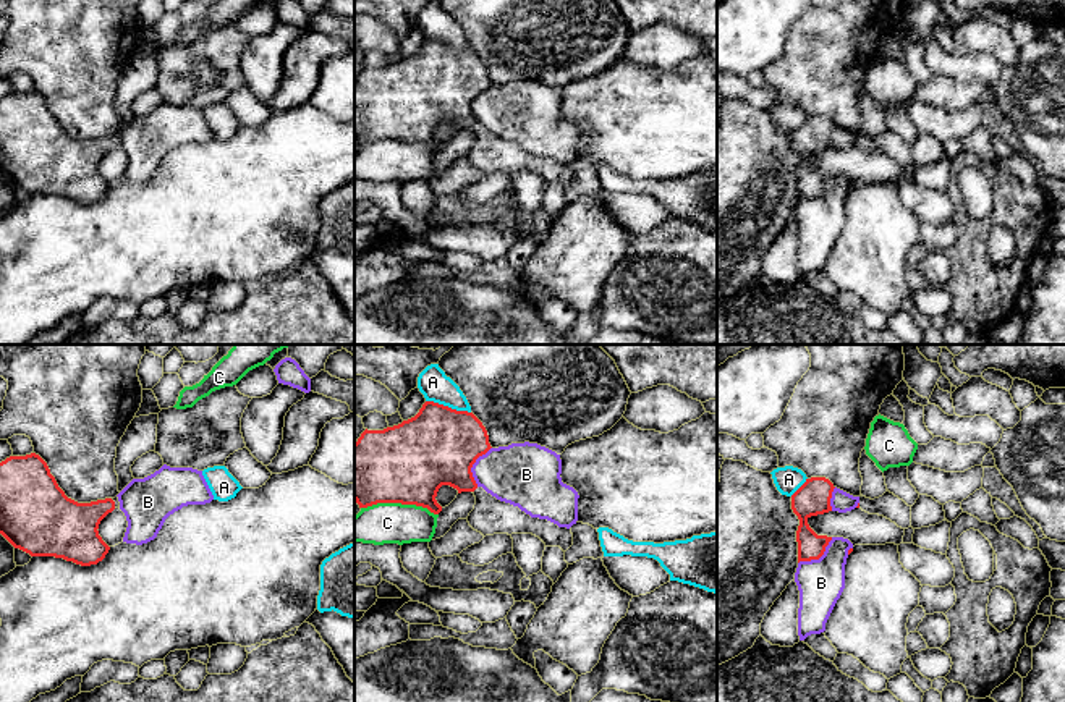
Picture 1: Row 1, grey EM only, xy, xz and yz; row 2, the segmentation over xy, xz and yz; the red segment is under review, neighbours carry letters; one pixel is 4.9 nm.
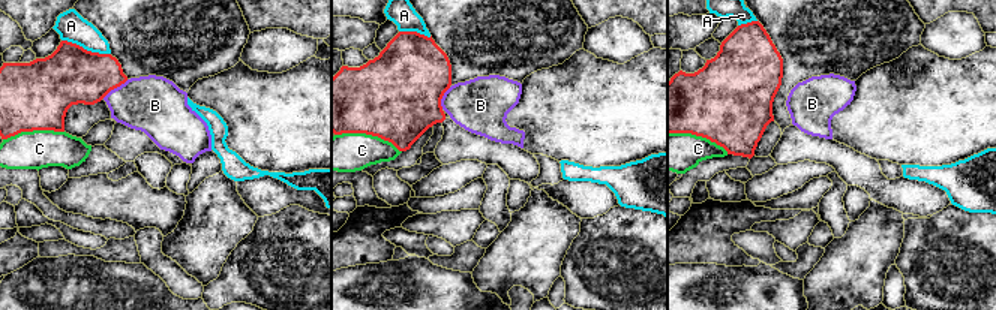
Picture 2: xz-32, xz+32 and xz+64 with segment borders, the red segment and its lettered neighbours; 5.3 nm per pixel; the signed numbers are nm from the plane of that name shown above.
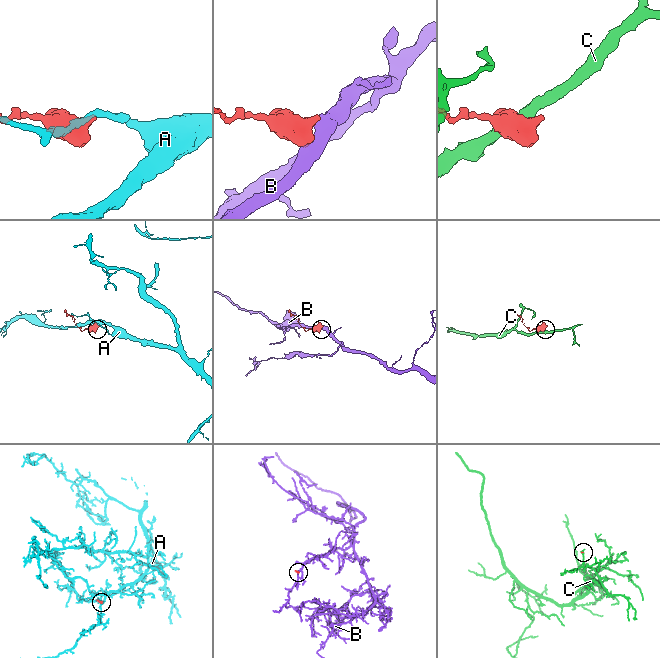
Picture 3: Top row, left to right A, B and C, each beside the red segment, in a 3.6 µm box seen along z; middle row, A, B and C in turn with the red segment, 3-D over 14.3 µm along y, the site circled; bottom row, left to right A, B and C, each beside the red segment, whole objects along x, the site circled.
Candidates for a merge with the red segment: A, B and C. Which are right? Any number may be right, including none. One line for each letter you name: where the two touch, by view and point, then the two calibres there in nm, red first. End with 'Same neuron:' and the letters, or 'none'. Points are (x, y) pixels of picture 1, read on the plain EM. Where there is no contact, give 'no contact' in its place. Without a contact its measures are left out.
Same neuron: none

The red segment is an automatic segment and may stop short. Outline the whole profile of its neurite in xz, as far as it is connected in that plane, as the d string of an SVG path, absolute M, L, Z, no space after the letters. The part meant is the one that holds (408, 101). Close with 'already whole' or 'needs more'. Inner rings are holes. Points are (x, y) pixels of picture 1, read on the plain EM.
M426 39L414 55L361 71L354 81L354 139L359 146L416 142L439 152L437 129L450 123L458 131L474 131L476 142L466 157L484 175L532 171L545 184L566 189L573 183L571 167L531 155L476 121L471 105L490 86L487 68L473 50Z | needs more

